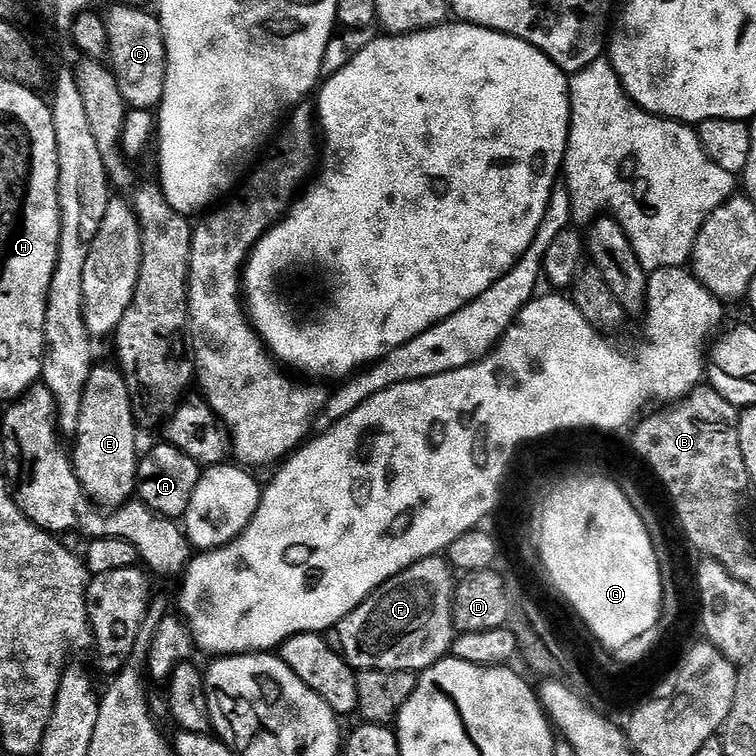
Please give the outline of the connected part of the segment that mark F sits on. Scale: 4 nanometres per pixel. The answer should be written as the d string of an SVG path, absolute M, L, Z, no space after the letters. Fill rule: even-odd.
M443 555L427 556L374 589L338 625L338 651L353 669L421 673L449 655L452 626L453 569Z

